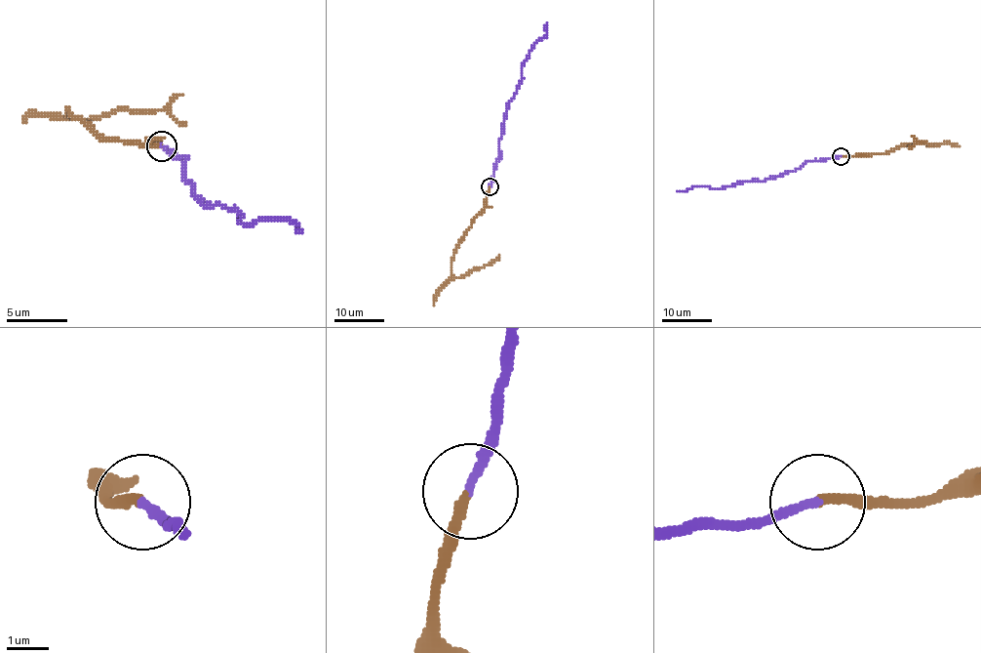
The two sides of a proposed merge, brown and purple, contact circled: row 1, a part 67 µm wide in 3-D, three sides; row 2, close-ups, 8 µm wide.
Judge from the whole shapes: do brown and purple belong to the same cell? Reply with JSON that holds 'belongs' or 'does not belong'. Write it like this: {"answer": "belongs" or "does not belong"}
{"answer": "does not belong"}

